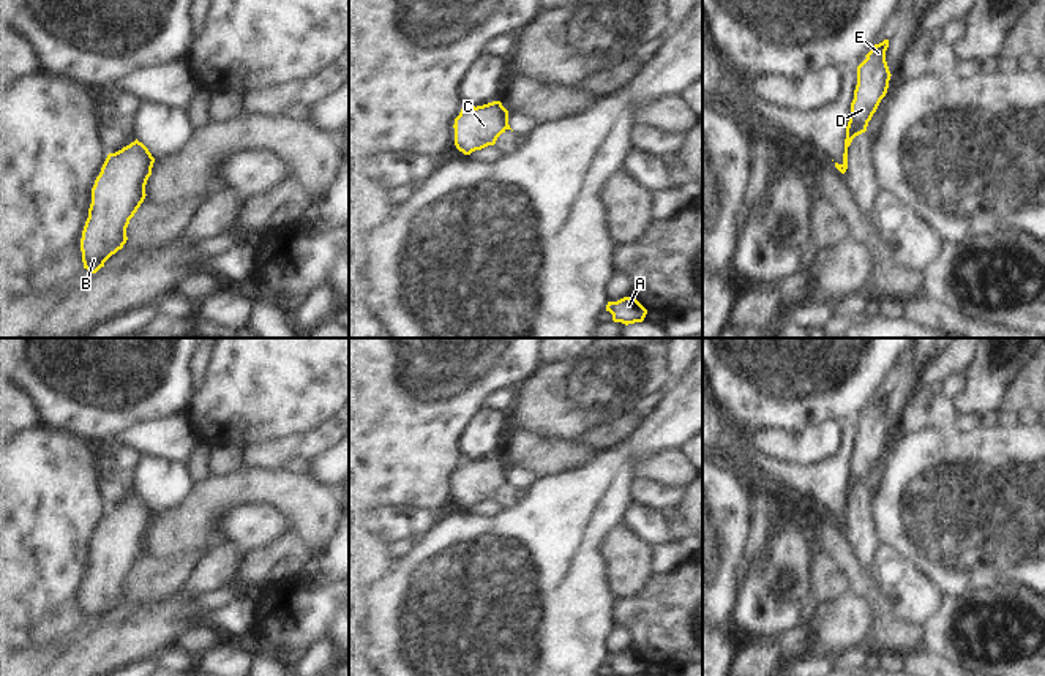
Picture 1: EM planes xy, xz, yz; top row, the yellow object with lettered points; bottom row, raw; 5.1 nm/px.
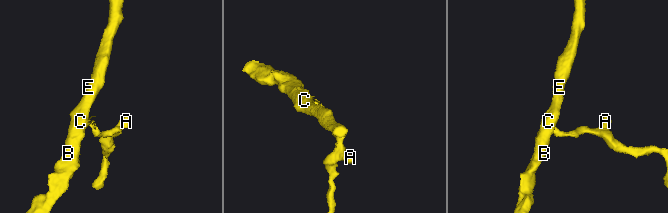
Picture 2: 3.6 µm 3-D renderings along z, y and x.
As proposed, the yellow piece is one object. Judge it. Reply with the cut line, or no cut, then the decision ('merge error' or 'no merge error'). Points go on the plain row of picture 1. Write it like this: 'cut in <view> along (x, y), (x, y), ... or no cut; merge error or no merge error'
cut in yz along (845, 493), (848, 499); merge error

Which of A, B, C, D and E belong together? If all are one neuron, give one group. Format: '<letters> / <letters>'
A / B C D E

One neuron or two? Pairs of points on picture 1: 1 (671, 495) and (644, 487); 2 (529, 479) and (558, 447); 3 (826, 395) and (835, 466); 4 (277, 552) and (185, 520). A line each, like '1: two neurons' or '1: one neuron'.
1: one neuron
2: two neurons
3: two neurons
4: two neurons

